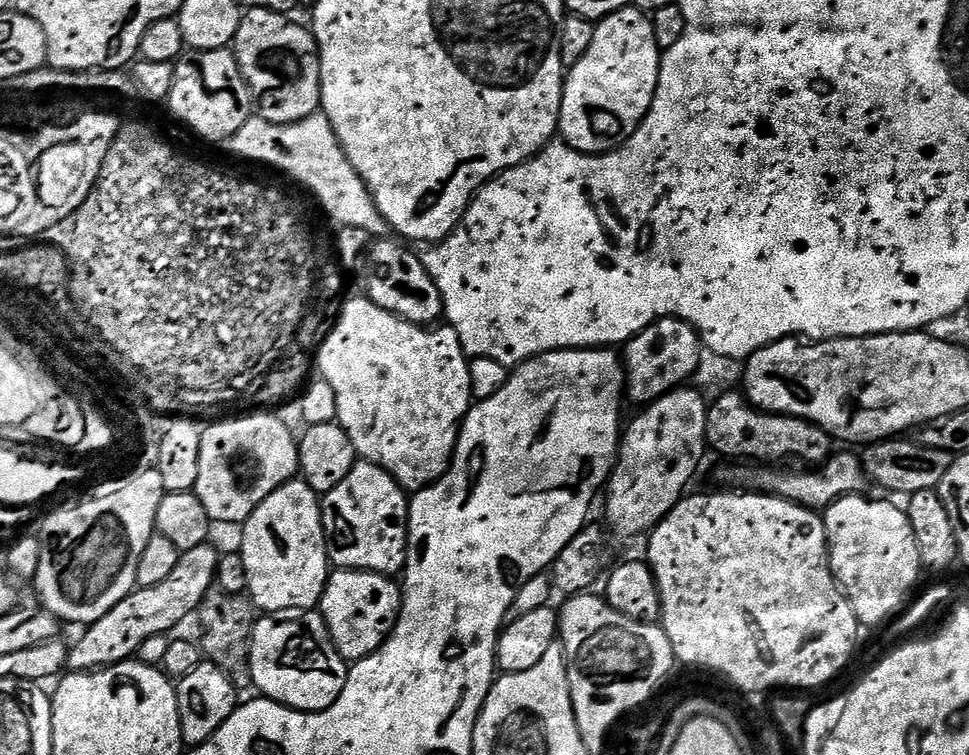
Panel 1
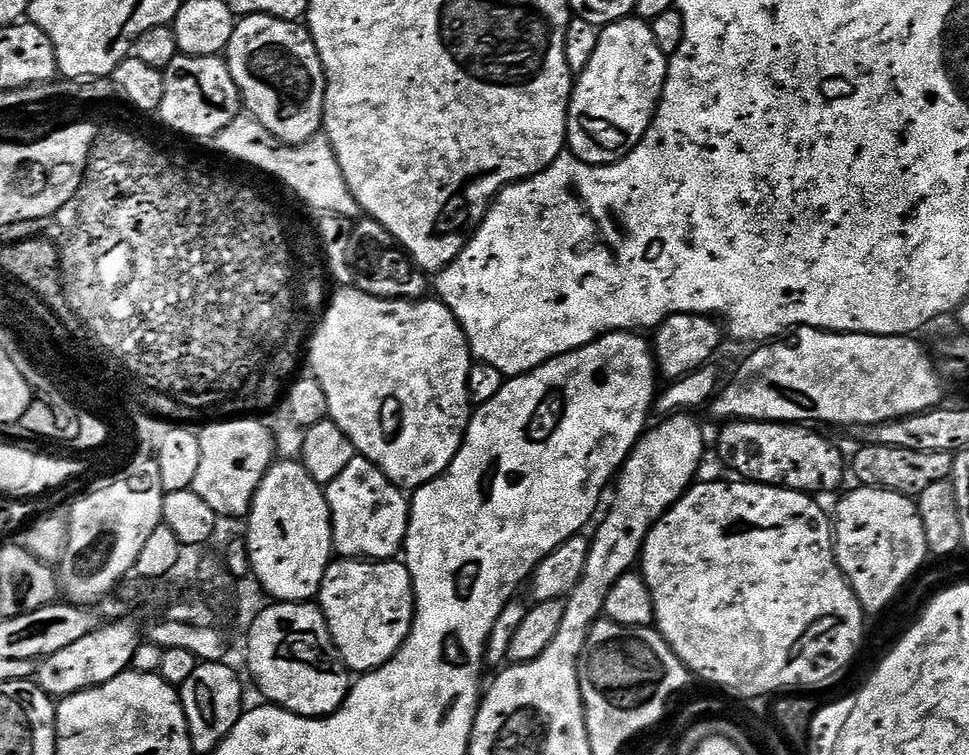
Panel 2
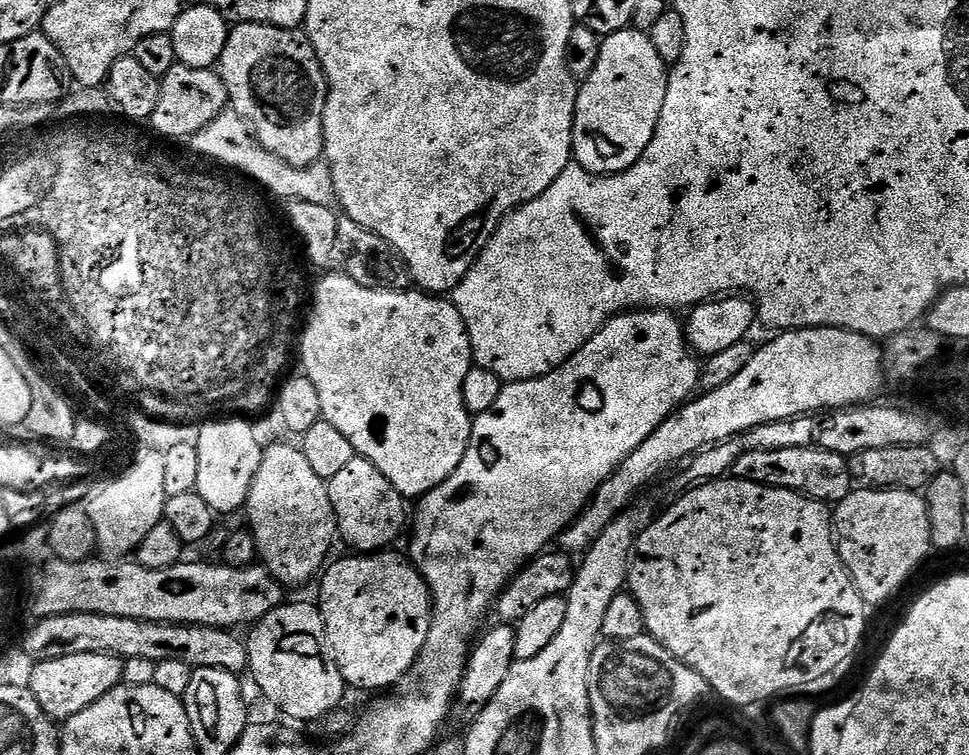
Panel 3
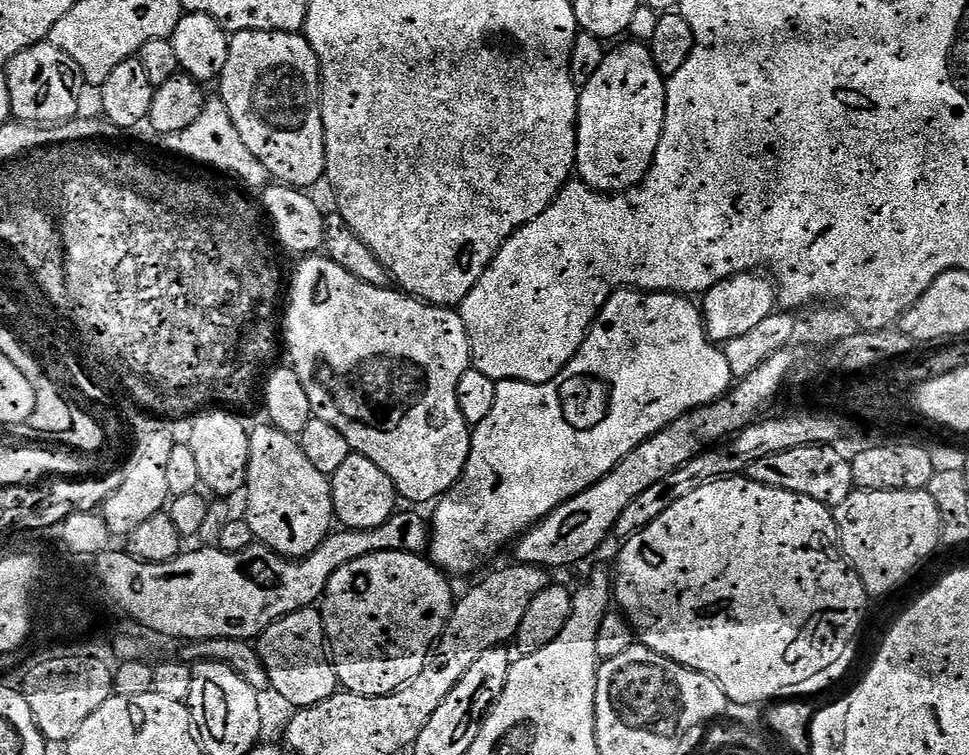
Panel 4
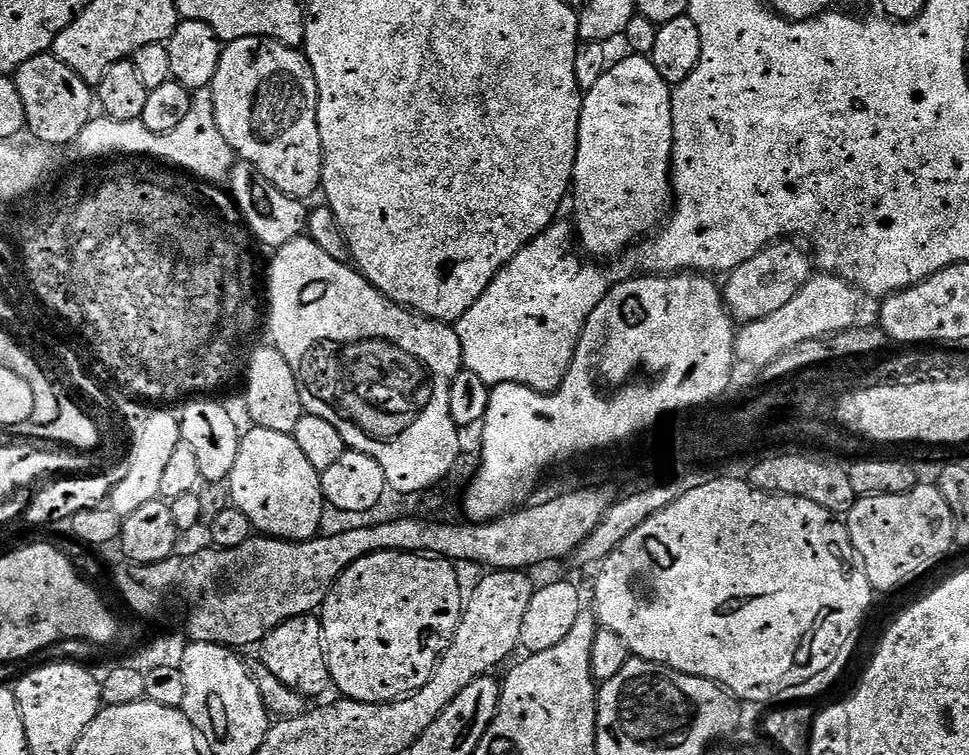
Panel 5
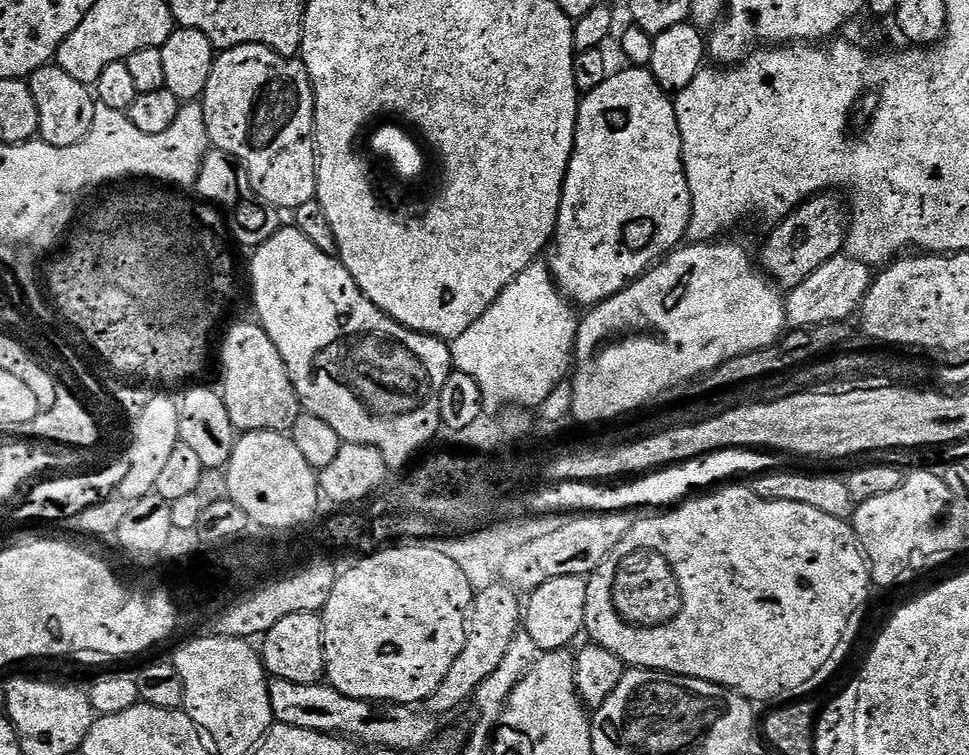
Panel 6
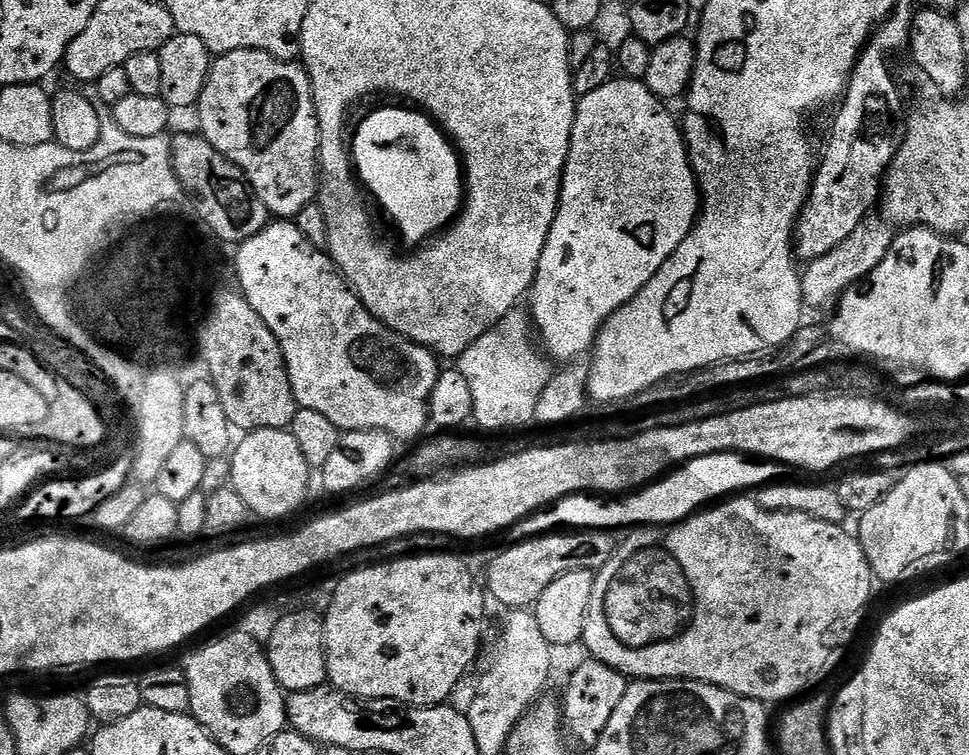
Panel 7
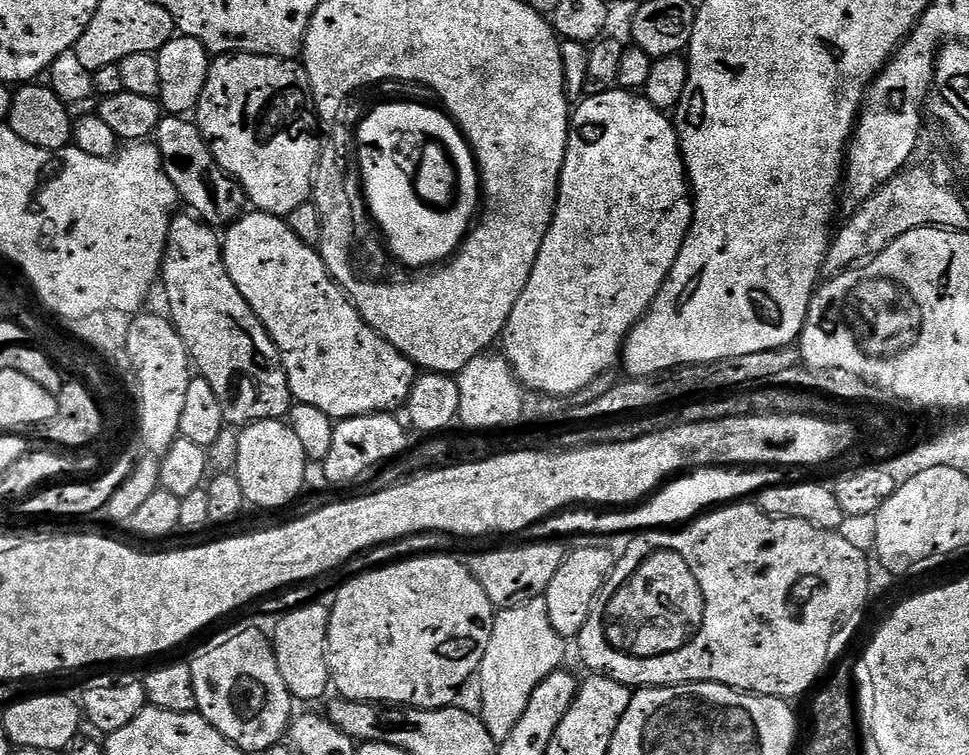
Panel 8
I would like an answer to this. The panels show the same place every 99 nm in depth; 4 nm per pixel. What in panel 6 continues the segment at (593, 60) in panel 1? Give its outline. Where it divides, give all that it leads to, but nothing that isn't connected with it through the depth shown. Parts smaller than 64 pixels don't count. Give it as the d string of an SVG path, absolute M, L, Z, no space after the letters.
M624 66L621 72L613 71L593 92L587 93L580 101L580 113L576 123L576 145L572 151L572 161L568 167L568 173L564 179L564 193L558 210L558 222L556 223L556 235L550 248L552 260L550 267L552 277L556 279L556 287L572 301L573 305L588 304L595 306L604 300L609 300L614 294L618 294L628 284L632 284L643 276L649 268L664 259L669 252L675 252L685 243L690 218L692 217L692 195L690 186L686 182L684 173L684 159L682 158L682 134L678 130L678 118L676 117L676 105L673 97L665 92L662 86L654 78L651 68L633 68Z

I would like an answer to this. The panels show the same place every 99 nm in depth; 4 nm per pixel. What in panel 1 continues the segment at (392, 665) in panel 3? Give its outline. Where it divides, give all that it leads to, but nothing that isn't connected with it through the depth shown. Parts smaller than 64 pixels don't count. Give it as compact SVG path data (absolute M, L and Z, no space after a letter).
M336 570L329 575L328 585L318 605L330 638L346 662L355 662L374 654L386 642L400 616L402 588L391 575L382 572Z

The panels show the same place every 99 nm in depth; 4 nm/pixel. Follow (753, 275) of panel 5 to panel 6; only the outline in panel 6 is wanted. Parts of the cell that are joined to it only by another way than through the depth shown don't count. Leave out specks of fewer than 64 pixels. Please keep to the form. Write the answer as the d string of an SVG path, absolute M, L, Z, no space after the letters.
M821 194L801 204L795 212L784 217L775 225L764 249L758 252L758 264L769 281L775 282L781 289L797 288L818 266L830 262L830 258L845 251L848 238L850 212L836 194Z

